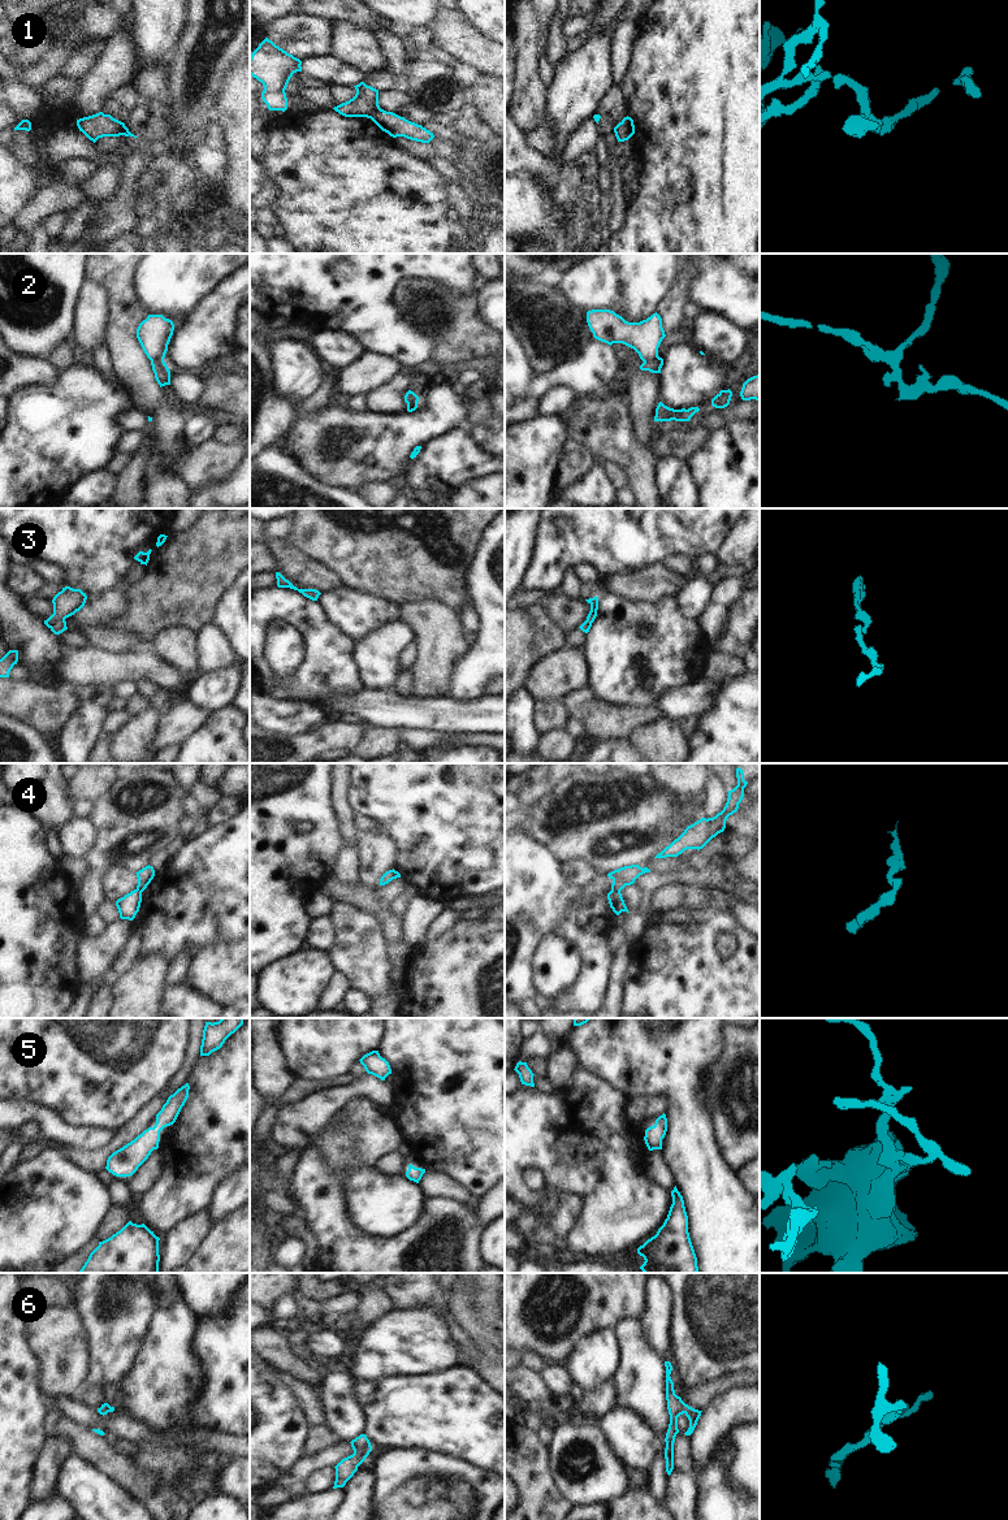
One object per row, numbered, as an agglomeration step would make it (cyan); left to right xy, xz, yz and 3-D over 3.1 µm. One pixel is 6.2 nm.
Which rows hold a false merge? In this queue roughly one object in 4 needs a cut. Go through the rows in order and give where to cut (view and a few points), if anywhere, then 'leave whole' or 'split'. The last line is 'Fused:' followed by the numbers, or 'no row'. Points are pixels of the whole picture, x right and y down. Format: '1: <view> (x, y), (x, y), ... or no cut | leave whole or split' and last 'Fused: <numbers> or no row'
1: xz (380, 108), (370, 117) | split
2: yz (658, 356), (644, 362) | split
3: no cut | leave whole
4: yz (611, 890), (619, 891) | split
5: no cut | leave whole
6: no cut | leave whole
Fused: 1, 2, 4

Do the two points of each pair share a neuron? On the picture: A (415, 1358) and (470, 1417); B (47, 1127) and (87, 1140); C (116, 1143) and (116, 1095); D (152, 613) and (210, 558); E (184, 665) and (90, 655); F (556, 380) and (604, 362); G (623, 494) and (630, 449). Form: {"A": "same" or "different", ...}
{"A": "different", "B": "same", "C": "different", "D": "same", "E": "different", "F": "same", "G": "different"}

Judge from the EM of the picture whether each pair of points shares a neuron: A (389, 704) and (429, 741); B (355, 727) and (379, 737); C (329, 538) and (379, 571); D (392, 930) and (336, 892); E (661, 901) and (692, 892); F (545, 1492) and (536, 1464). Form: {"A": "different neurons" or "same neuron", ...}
{"A": "different neurons", "B": "different neurons", "C": "same neuron", "D": "same neuron", "E": "same neuron", "F": "same neuron"}

